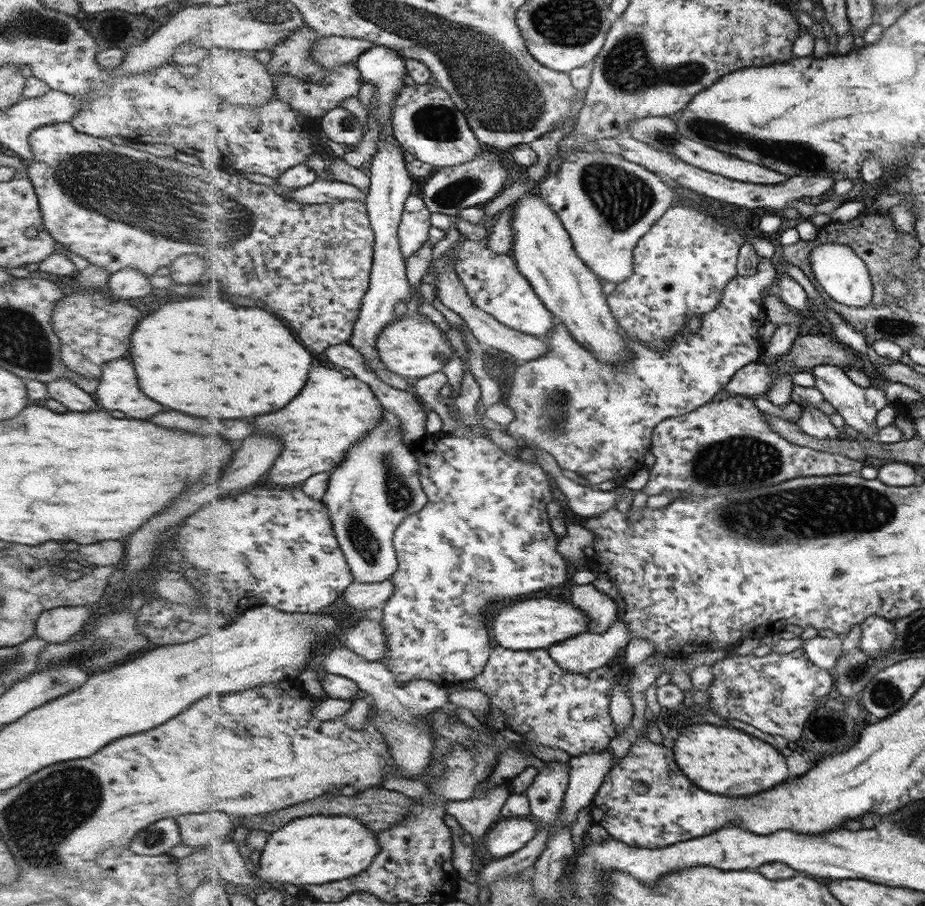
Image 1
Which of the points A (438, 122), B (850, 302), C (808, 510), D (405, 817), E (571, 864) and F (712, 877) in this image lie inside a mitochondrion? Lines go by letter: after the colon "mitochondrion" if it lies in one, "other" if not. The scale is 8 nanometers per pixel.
A: mitochondrion
B: other
C: mitochondrion
D: other
E: other
F: other

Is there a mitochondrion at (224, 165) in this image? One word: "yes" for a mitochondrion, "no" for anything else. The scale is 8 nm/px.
no

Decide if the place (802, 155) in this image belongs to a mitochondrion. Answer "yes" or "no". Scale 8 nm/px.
yes

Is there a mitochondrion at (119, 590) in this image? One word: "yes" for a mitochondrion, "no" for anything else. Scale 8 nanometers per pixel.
no

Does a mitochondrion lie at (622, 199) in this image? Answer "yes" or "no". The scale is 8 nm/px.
yes

